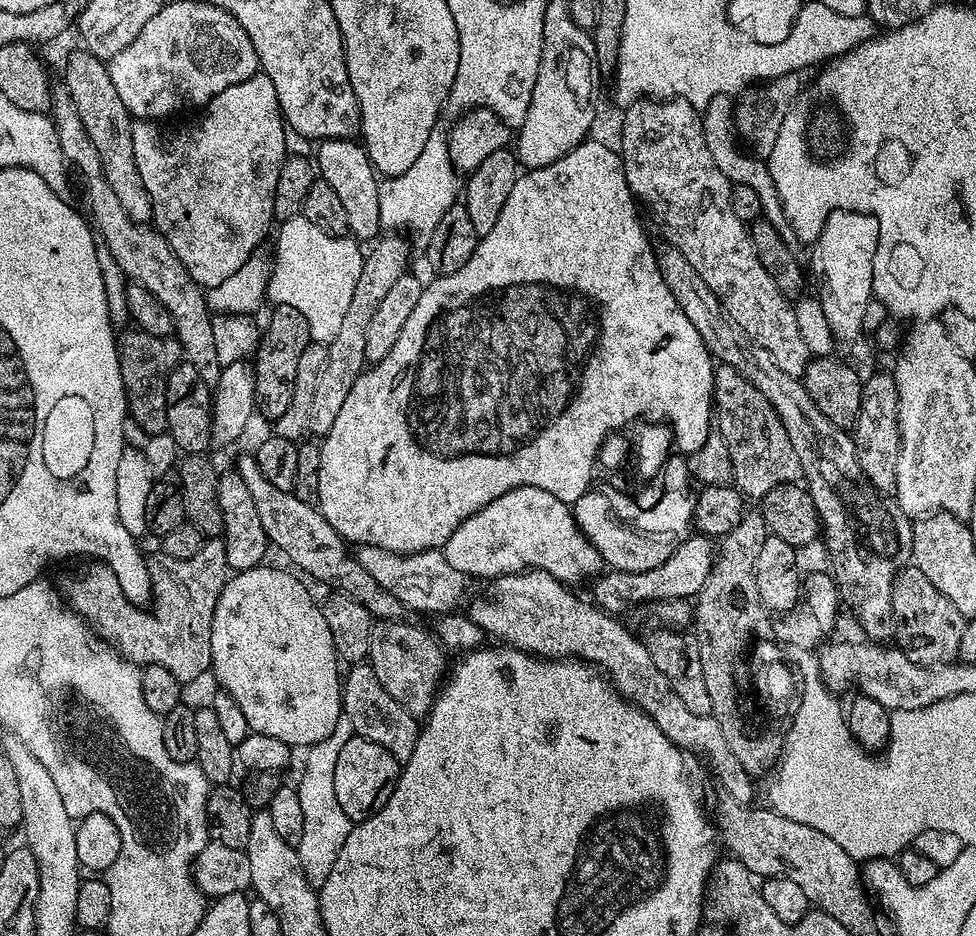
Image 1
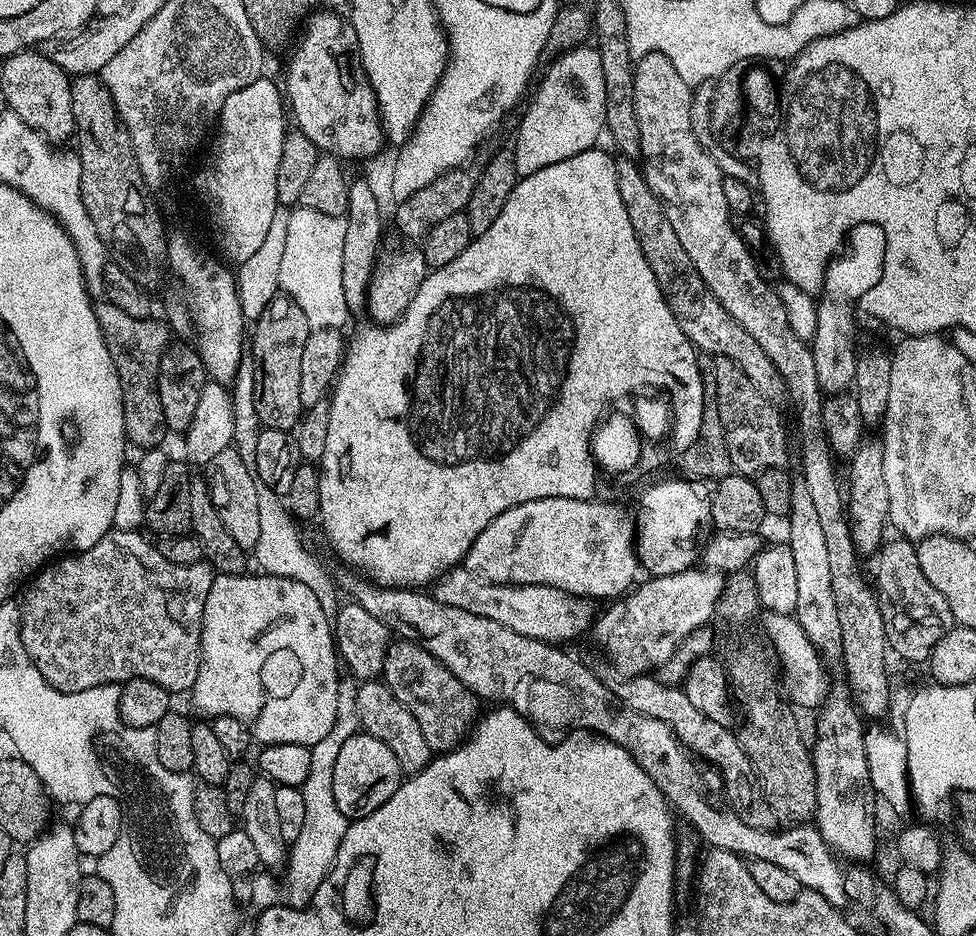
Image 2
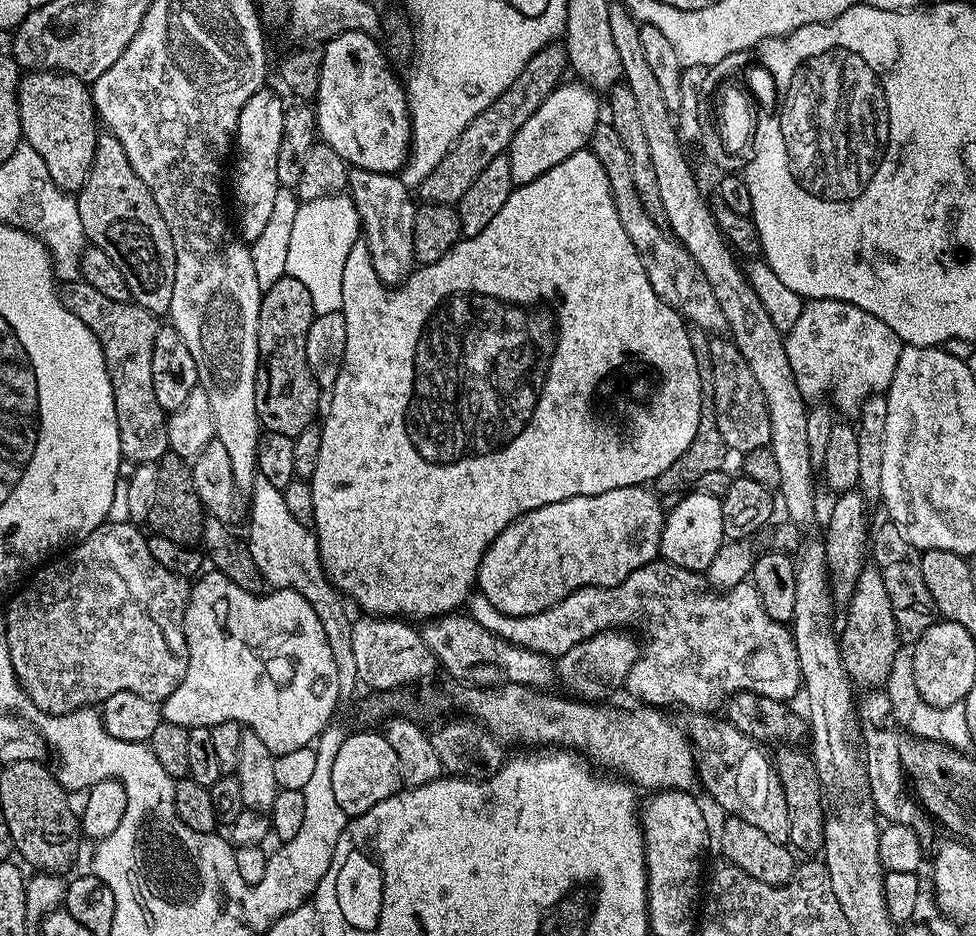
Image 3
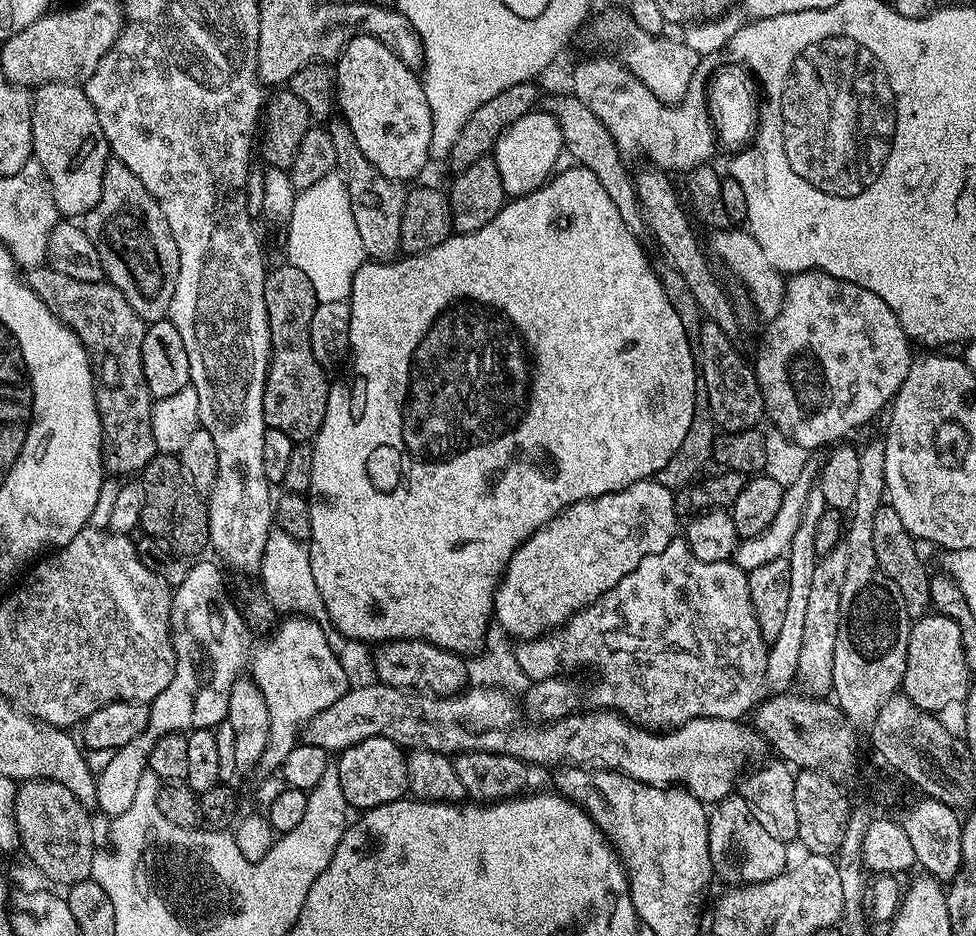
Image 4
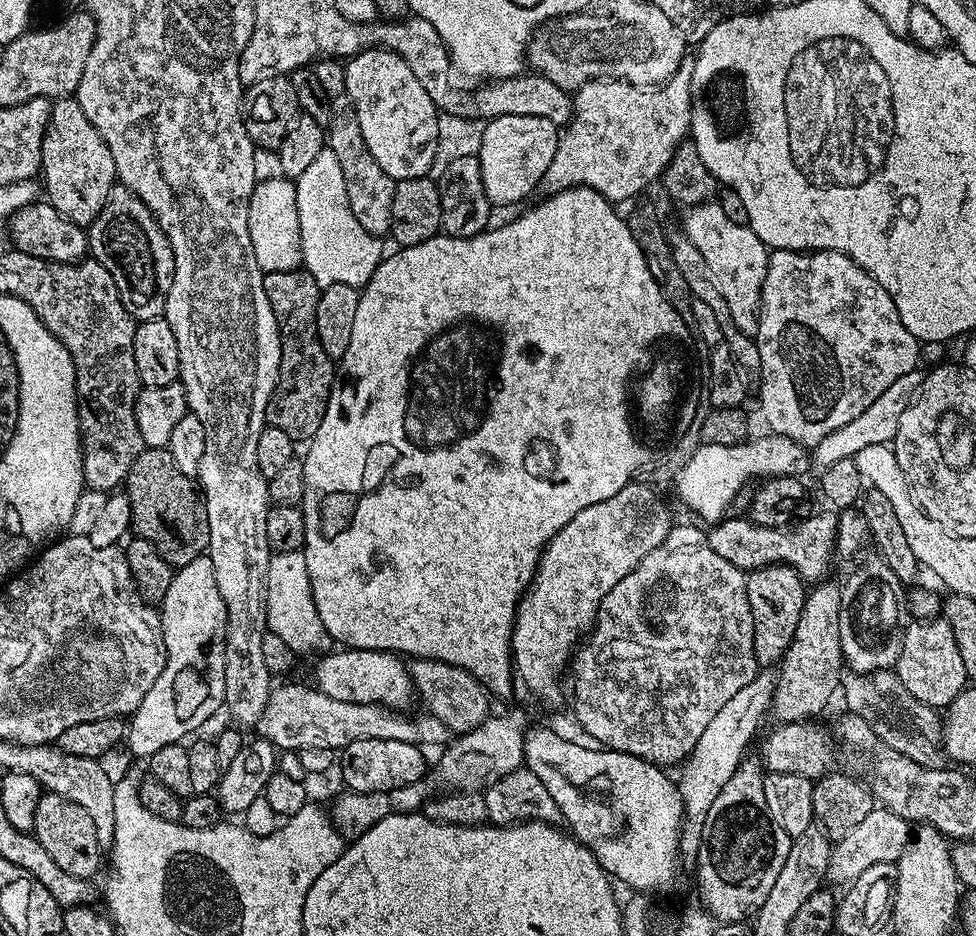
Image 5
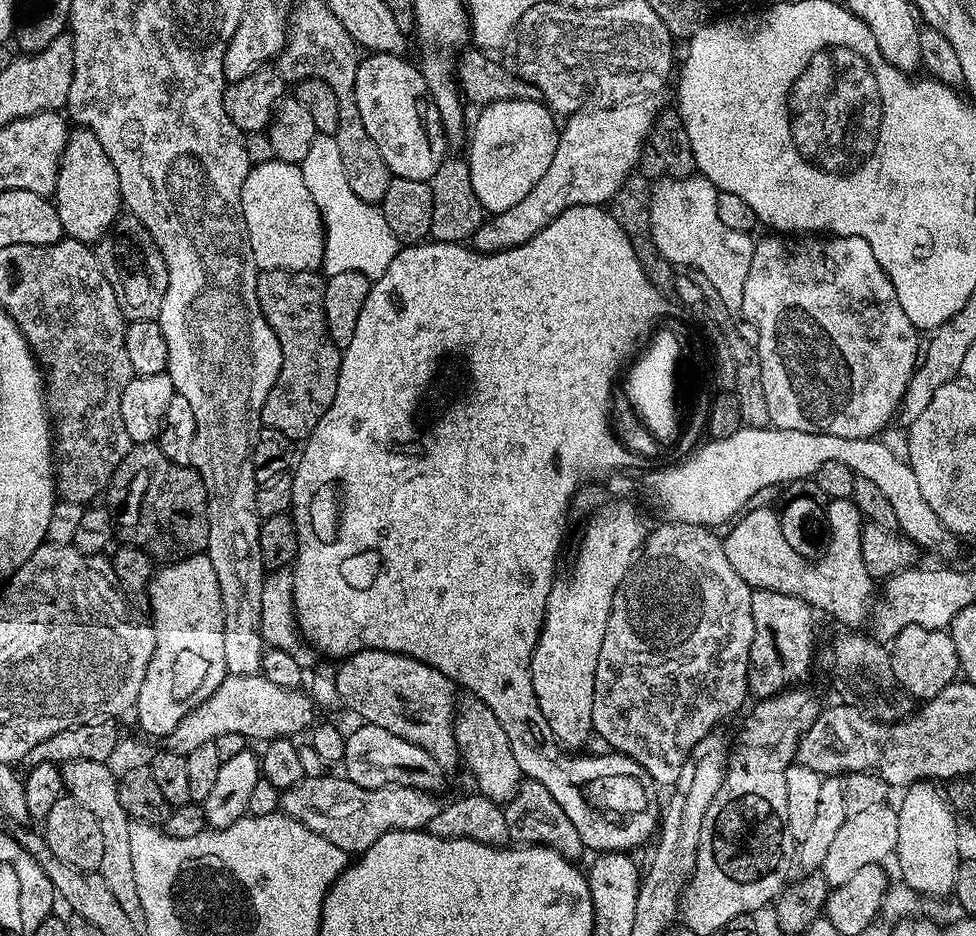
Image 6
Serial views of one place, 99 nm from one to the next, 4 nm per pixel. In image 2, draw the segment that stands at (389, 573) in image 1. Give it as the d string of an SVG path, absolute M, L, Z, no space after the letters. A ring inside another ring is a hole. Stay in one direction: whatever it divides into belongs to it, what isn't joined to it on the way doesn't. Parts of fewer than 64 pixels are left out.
M463 566L451 568L435 581L434 595L446 606L470 610L470 614L499 622L506 626L506 630L557 646L563 645L563 640L572 640L582 632L587 633L594 620L593 601L587 596L574 596L553 584L491 584Z

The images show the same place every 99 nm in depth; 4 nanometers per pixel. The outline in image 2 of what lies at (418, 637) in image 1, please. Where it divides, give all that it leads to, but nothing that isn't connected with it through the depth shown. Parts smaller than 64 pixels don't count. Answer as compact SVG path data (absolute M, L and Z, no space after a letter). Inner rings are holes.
M393 639L388 645L388 653L384 659L384 671L382 673L383 683L414 714L418 726L422 730L422 738L432 747L433 753L443 754L452 751L469 735L470 726L475 725L482 712L482 704L473 692L434 654L430 654L422 646L418 646L413 640Z

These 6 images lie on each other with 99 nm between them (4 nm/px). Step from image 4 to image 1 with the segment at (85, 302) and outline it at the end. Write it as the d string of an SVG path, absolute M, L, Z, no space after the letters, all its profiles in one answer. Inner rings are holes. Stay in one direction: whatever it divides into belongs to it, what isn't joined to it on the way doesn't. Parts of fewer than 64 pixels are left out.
M124 330L119 333L120 369L124 393L128 399L128 414L148 436L157 436L168 431L166 422L166 382L170 370L181 363L180 344L174 338L146 334L139 330Z

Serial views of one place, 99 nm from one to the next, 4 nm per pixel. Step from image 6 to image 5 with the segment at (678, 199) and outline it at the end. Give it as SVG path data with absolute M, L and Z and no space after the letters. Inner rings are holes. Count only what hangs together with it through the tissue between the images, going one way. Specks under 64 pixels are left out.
M719 203L693 204L684 216L682 230L698 246L702 258L706 258L706 266L710 270L713 282L722 290L722 298L726 298L726 306L730 306L730 318L734 318L734 326L742 330L742 334L755 337L760 325L760 295L768 269L770 249L754 234L747 224L730 222L726 214L722 214Z

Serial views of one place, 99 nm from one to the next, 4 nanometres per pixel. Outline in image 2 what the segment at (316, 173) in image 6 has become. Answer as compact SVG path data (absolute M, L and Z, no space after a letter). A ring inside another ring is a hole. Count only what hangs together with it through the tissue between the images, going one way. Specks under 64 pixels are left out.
M303 206L291 209L286 235L286 250L283 251L279 291L302 306L309 329L345 327L350 309L346 302L346 290L342 286L342 246L346 243L346 219L344 216L320 214Z

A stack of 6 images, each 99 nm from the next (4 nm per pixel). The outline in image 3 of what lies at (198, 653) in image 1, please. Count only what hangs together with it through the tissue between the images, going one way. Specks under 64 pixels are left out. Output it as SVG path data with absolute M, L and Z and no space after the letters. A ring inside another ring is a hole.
M106 522L102 526L98 526L98 530L91 532L86 539L79 541L63 554L49 559L43 566L35 569L31 579L7 601L7 603L9 602L8 613L2 616L2 622L6 626L6 642L10 646L14 674L18 678L23 695L32 699L37 713L64 716L79 708L99 706L106 698L110 698L110 694L118 694L122 690L130 690L130 694L142 694L142 698L162 702L167 696L174 694L174 690L178 690L178 682L182 682L182 678L186 678L188 643L184 637L184 611L188 605L190 584L185 577L166 570L166 566L162 566L152 557L148 536L140 533L136 528L139 527L132 522L126 524Z

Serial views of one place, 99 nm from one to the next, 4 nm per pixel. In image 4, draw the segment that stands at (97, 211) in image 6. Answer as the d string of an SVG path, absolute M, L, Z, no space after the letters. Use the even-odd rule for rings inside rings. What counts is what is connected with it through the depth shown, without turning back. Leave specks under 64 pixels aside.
M50 82L35 89L32 97L32 155L46 170L54 194L54 206L64 218L83 218L102 198L102 174L110 159L106 134L102 134L102 122L94 114L94 106L79 84Z

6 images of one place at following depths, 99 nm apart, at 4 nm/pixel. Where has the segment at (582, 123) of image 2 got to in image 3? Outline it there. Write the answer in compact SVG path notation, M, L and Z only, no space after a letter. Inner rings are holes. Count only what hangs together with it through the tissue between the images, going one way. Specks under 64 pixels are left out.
M583 82L568 83L557 84L546 102L542 102L542 106L538 106L538 110L530 114L522 130L518 130L516 137L512 139L508 161L513 185L534 182L539 176L546 174L546 170L558 166L558 162L566 162L566 158L589 147L592 133L602 120L602 100L601 97L600 100L596 97L599 95L589 85Z

